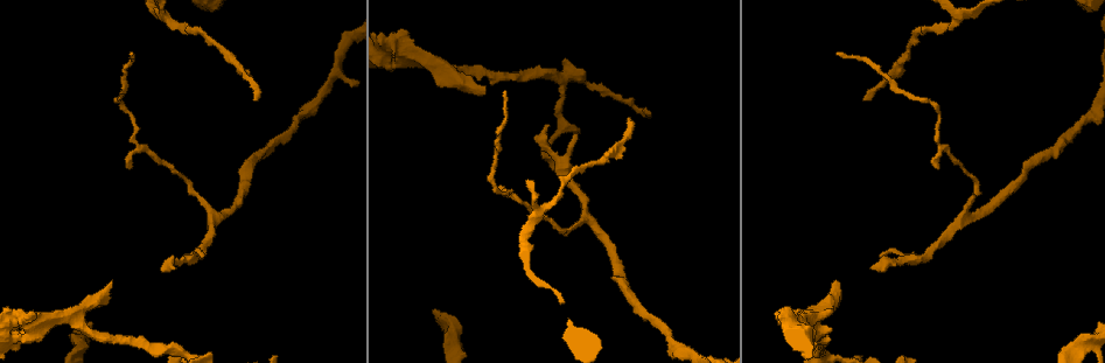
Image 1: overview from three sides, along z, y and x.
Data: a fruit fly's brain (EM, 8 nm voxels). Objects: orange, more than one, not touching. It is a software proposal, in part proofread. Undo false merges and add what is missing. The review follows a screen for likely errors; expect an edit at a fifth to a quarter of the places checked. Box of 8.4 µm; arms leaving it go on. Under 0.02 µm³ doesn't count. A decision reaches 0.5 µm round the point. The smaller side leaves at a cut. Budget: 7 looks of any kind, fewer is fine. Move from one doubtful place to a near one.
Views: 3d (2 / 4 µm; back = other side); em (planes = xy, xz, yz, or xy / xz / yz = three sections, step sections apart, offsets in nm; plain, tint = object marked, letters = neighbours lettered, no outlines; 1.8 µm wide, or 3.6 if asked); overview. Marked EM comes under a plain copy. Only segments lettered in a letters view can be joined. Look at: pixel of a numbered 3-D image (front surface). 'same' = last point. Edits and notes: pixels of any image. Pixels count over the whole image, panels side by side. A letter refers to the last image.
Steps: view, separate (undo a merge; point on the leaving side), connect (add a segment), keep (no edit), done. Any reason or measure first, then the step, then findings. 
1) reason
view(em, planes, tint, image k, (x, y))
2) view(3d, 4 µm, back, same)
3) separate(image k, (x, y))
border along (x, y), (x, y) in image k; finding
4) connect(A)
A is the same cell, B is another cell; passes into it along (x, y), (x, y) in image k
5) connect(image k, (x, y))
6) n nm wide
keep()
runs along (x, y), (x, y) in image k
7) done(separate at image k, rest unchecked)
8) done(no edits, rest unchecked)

tapers out
view(em, xy, step 8, tint, image 1, (131, 168))

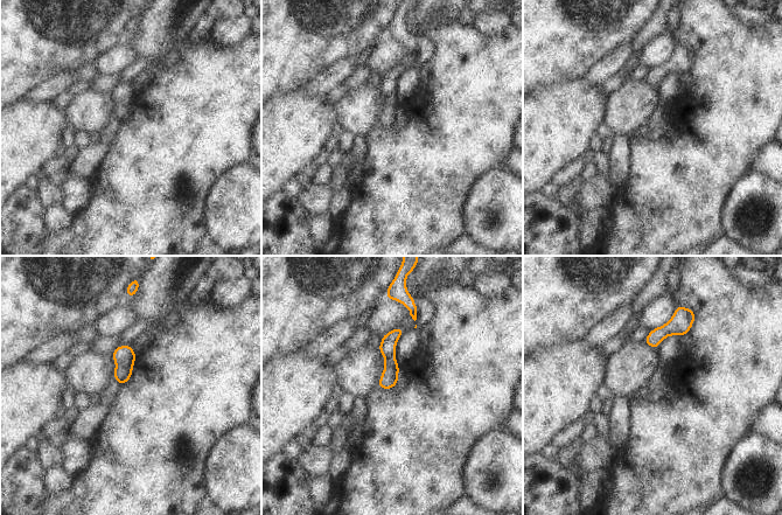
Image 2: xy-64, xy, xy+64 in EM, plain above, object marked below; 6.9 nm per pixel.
another direction
view(em, planes, letters, same)

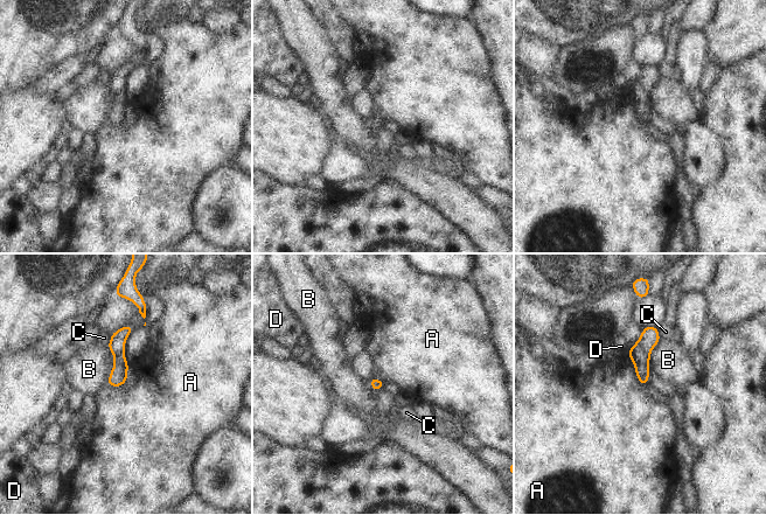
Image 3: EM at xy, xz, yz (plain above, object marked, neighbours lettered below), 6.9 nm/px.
keep()
A, B, C and D are other cells; runs along (127, 328), (119, 336), (113, 383) in image 3; no lettered segment goes on from it

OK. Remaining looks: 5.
branch stops here
view(em, yz, step 16, tint, image 1, (838, 281))

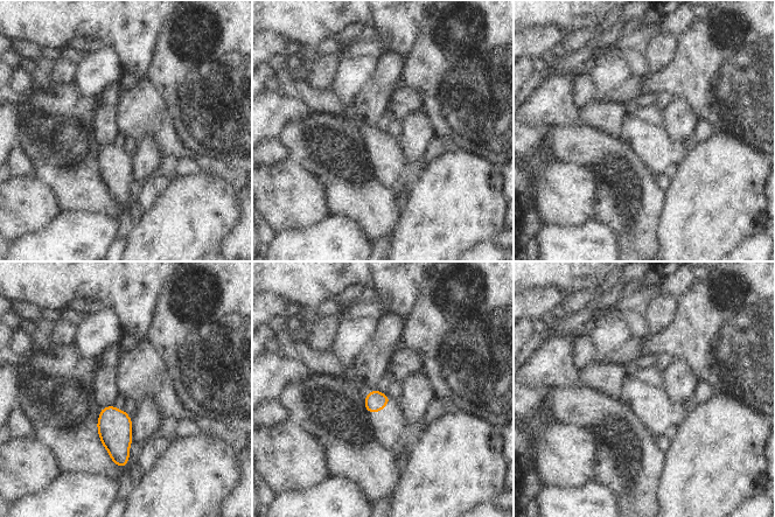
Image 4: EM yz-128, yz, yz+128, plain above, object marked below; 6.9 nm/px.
view(em, planes, tint, same)

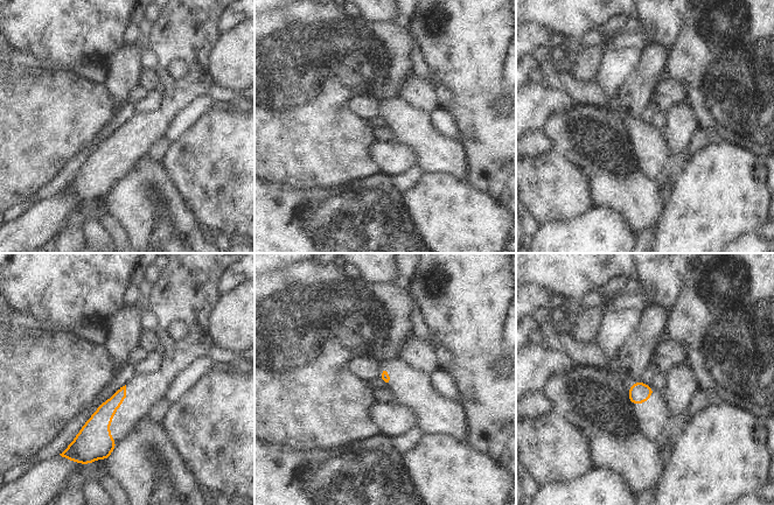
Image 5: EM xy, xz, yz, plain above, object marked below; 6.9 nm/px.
see the neighbours
view(em, planes, letters, same)

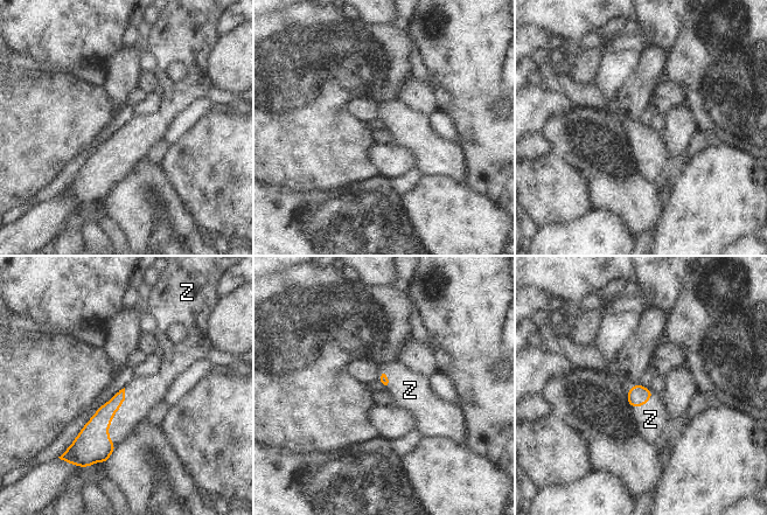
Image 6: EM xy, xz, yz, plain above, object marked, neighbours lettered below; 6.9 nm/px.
connect(Z)
Z is the same cell; passes into it along (92, 444), (112, 417), (140, 395) in image 6; the neuron continues

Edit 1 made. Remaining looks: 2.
tapers out
view(em, planes, letters, image 1, (259, 98))

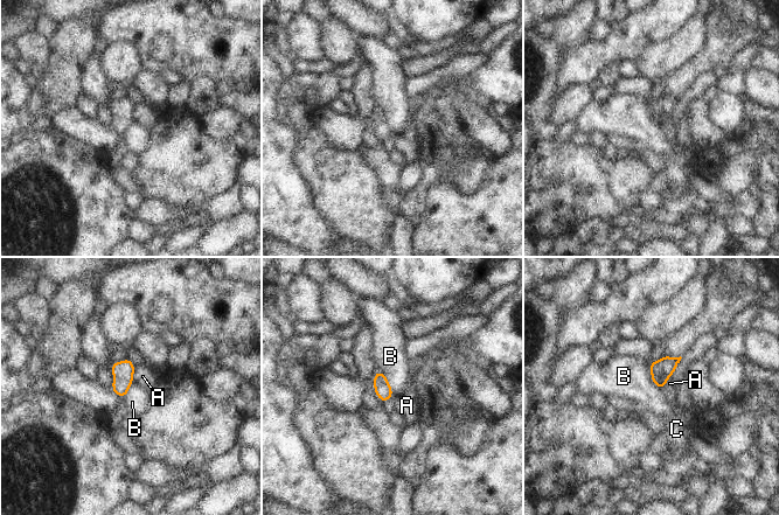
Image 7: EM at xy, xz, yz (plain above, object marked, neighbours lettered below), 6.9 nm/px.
keep()
A, B and C are other cells; no lettered segment goes on from it

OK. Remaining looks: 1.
done(connect at image 6, rest unchecked)

